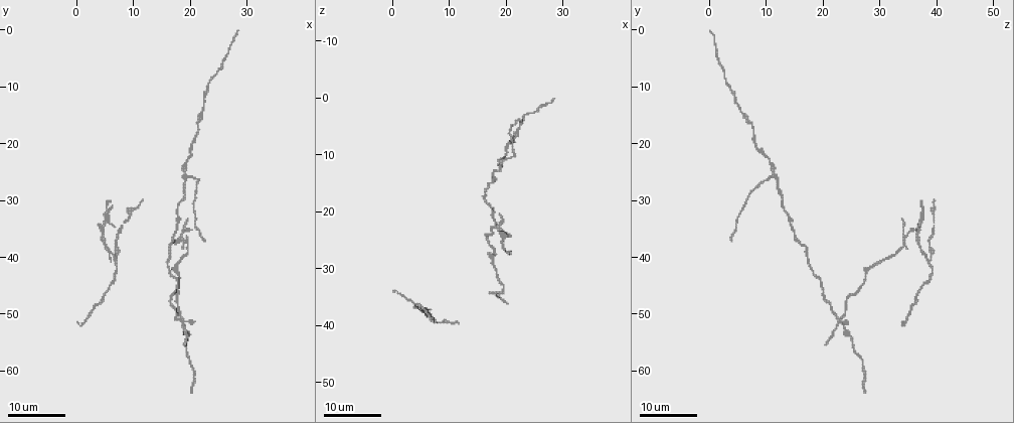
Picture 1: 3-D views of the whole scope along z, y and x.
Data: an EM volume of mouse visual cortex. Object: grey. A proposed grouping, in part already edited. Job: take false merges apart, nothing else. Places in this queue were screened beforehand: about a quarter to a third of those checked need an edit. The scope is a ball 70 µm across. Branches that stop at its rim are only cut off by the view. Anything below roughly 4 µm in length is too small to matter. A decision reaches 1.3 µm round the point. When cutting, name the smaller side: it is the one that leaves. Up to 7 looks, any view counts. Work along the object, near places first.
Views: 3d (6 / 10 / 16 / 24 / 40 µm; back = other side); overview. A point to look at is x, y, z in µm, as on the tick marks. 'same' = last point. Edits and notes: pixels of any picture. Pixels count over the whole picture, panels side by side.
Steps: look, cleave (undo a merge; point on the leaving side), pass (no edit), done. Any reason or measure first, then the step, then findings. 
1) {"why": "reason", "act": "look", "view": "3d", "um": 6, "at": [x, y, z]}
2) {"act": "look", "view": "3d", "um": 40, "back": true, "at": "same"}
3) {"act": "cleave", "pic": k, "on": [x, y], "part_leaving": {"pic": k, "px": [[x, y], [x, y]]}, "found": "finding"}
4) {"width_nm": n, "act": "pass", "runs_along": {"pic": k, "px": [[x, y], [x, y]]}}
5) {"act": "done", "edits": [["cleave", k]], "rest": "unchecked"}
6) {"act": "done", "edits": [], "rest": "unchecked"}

{"why": "side arm on a straight run", "act": "look", "view": "3d", "um": 24, "at": [7.0, 41.0, 39.0]}

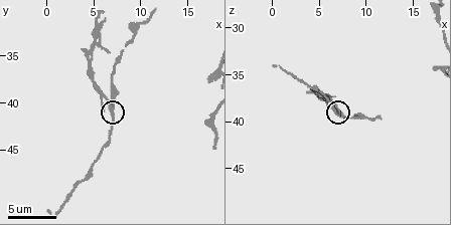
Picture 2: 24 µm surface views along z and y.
{"act": "look", "view": "3d", "um": 6, "at": [7.0, 40.8, 38.6]}

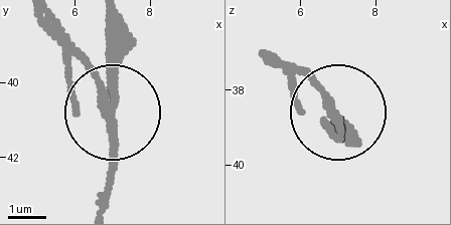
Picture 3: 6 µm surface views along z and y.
{"why": "other side", "act": "look", "view": "3d", "um": 6, "back": true, "at": [6.95, 40.80, 38.65]}

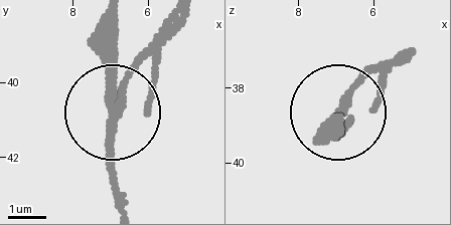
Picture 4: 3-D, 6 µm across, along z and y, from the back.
{"side_arm_um": 13, "act": "cleave", "pic": 4, "on": [155, 67], "part_leaving": {"pic": 4, "px": [[119, 109], [125, 74], [167, 17]]}, "found": "a second neuron is stuck on"}

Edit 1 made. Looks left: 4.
{"why": "four arms meet", "act": "look", "view": "3d", "um": 24, "at": [18.5, 51.5, 22.5]}

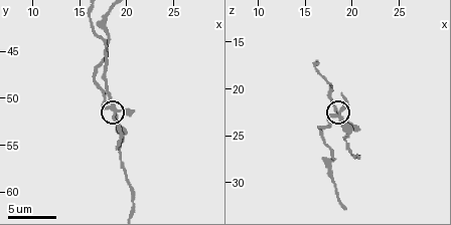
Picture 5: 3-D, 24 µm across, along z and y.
{"why": "closer look", "act": "look", "view": "3d", "um": 10, "at": [18.2, 51.0, 22.6]}

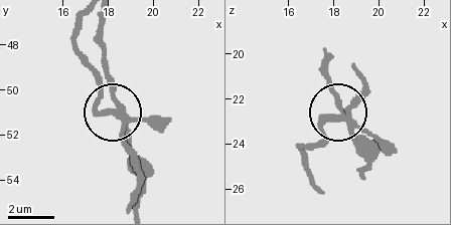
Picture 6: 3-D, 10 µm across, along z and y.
{"side_arm_um": 65, "act": "cleave", "pic": 6, "on": [99, 94], "part_leaving": {"pic": 6, "px": [[344, 119], [325, 125], [323, 142], [300, 148], [307, 177]]}, "found": "a second neuron is stuck on"}

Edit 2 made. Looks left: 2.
{"why": "three-way junction", "act": "look", "view": "3d", "um": 24, "at": [19.5, 25.5, 11.0]}

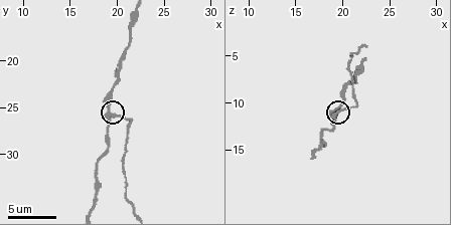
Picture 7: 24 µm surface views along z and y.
{"act": "look", "view": "3d", "um": 10, "at": [19.0, 25.8, 11.0]}

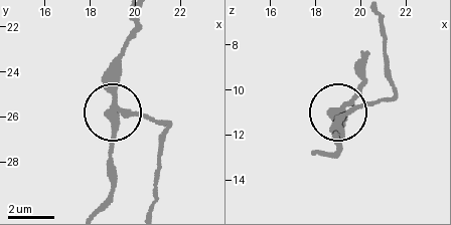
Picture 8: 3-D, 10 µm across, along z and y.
{"act": "pass", "found": "continuous, no second neuron"}

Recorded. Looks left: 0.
{"act": "done", "edits": [["cleave", 4], ["cleave", 6]], "rest": "unchecked"}

